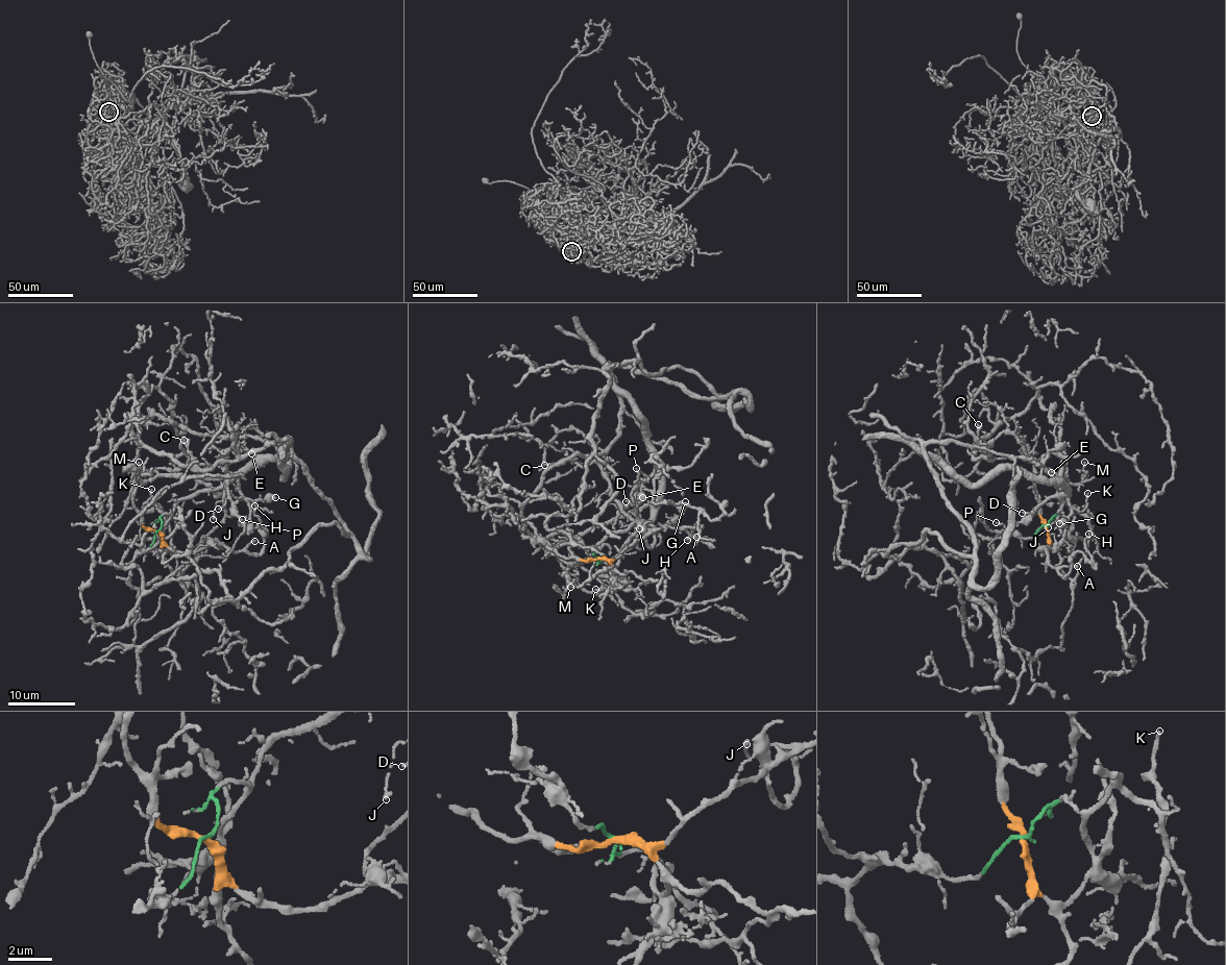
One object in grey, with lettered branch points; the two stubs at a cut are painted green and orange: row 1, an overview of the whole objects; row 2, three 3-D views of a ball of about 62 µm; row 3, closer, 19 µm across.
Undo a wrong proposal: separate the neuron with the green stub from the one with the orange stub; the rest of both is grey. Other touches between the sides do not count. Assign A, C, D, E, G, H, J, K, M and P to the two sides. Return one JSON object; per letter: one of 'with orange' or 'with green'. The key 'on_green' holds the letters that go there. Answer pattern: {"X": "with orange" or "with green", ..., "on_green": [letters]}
{"A": "with orange", "C": "with orange", "D": "with green", "E": "with green", "G": "with green", "H": "with orange", "J": "with green", "K": "with orange", "M": "with green", "P": "with green", "on_green": ["D", "E", "G", "J", "M", "P"]}

